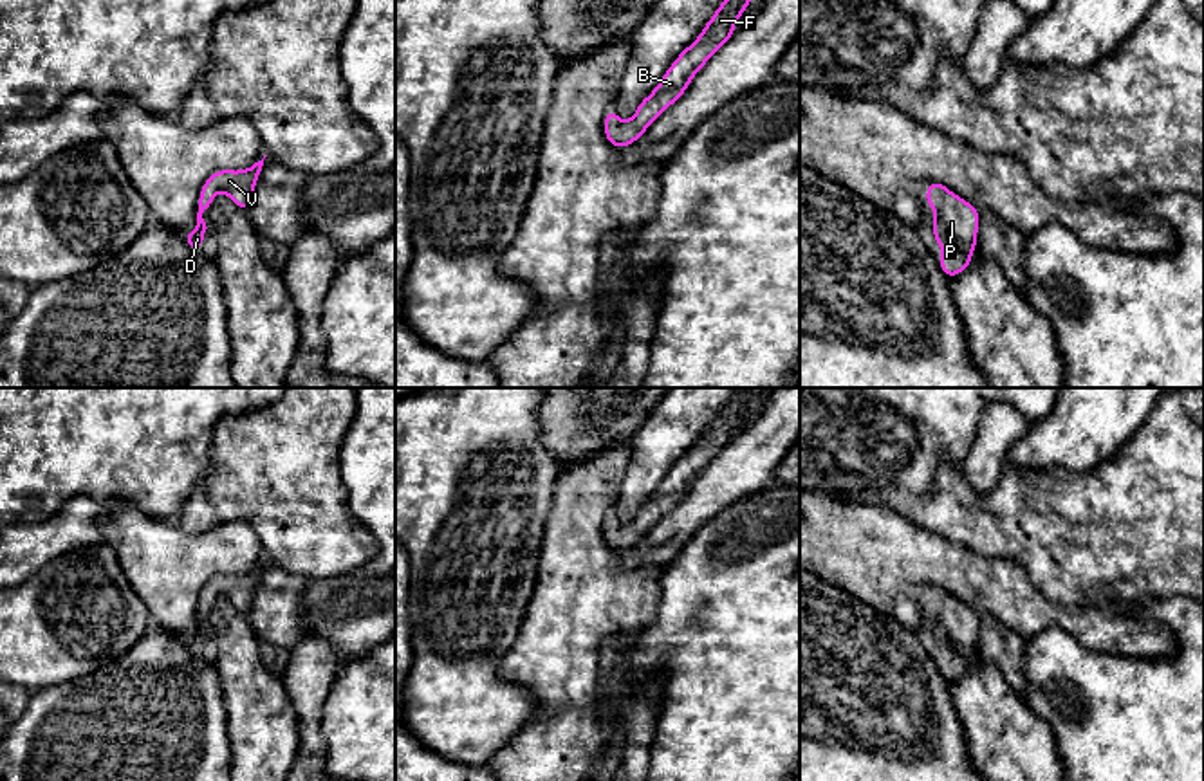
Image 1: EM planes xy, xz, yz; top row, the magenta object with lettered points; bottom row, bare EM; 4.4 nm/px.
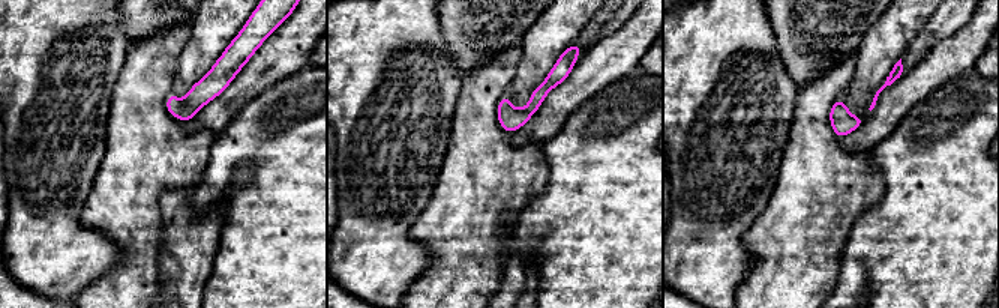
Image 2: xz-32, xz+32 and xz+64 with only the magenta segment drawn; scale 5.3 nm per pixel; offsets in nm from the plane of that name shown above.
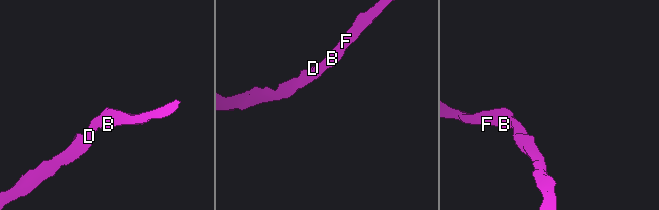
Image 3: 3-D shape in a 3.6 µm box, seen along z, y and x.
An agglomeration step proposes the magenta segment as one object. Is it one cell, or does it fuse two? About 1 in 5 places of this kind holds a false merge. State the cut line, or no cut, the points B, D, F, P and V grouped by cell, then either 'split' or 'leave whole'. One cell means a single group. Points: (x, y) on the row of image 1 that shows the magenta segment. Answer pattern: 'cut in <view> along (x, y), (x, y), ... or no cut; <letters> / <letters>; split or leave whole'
no cut; B D F P V; leave whole

